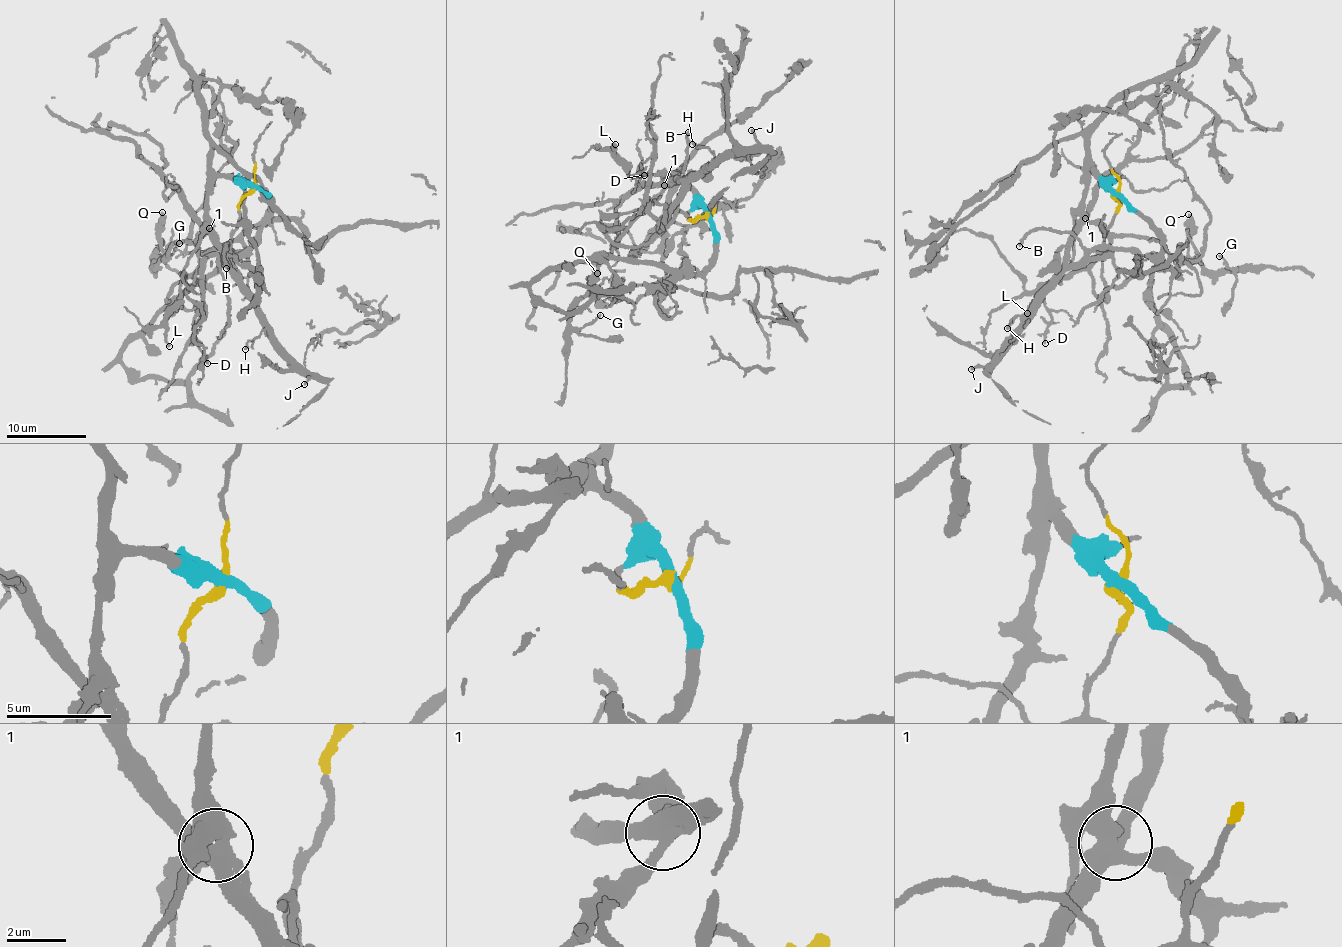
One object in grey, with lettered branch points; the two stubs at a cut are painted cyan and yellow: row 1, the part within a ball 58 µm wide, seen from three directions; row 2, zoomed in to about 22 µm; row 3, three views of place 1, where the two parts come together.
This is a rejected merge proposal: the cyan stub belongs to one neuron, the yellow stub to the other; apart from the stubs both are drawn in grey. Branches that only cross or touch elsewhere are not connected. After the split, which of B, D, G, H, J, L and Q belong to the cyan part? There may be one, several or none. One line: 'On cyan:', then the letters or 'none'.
On cyan: G, L, Q

